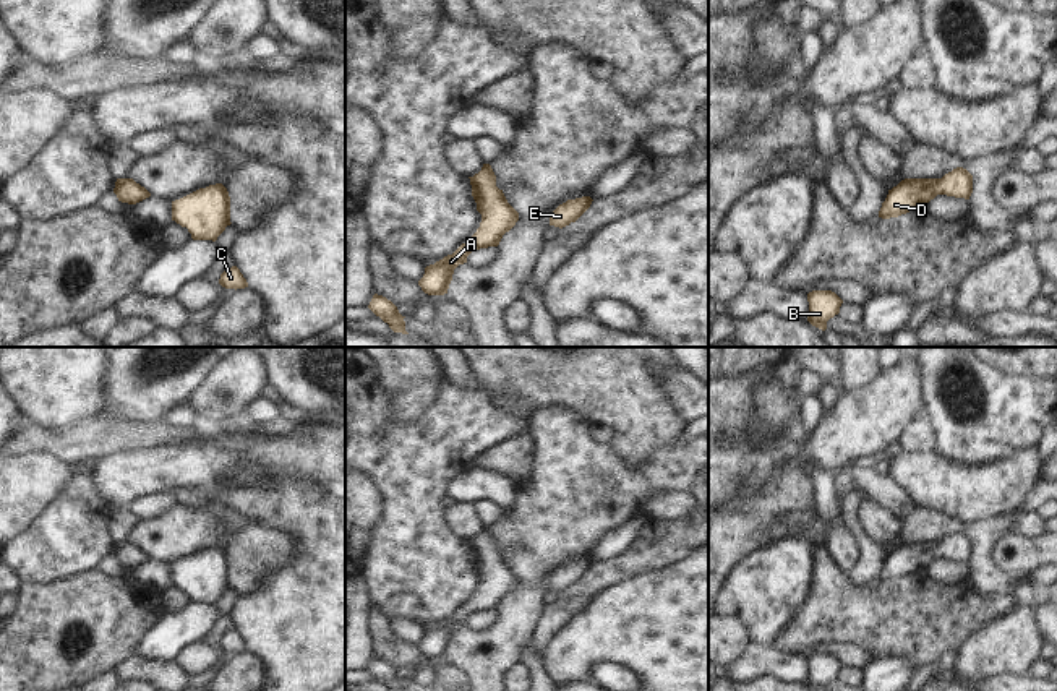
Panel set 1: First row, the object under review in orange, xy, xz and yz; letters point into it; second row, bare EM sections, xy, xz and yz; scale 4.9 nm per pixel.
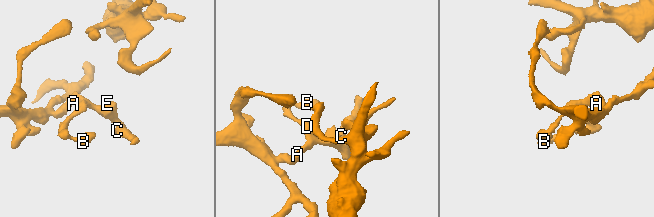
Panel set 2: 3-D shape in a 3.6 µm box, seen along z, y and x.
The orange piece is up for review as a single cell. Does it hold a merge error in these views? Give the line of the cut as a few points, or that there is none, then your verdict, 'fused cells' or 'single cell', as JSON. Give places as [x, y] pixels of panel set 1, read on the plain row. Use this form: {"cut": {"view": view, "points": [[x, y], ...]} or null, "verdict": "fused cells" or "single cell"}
{"cut": null, "verdict": "single cell"}

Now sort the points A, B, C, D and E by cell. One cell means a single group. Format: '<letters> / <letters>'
A B C D E

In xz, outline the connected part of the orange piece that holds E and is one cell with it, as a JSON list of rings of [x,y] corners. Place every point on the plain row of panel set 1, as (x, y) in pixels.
[[[590,560],[567,563],[553,574],[550,589],[563,592],[571,586],[576,586],[590,571],[592,564]]]

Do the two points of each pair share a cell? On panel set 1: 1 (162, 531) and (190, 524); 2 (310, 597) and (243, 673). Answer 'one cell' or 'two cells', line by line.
1: one cell
2: two cells

